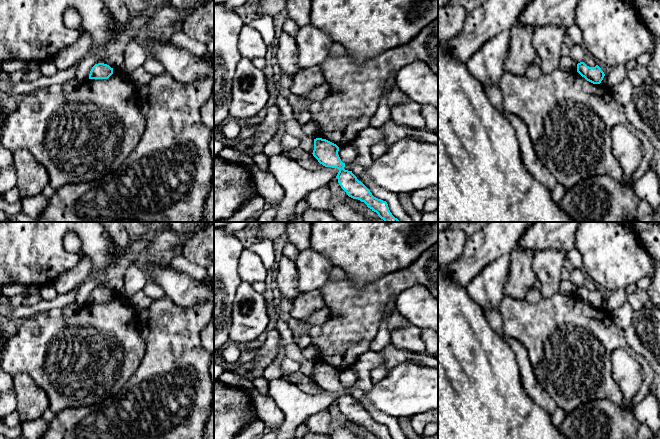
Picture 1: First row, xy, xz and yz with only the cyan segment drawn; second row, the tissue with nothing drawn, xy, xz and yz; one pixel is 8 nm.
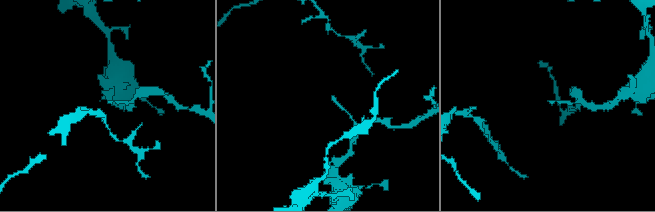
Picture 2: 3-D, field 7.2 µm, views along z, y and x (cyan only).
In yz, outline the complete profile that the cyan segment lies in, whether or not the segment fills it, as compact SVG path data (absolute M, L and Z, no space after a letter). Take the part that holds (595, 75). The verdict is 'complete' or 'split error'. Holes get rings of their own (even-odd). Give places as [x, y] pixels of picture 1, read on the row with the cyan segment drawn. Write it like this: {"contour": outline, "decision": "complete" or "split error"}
{"contour": "M584 62L577 64L577 72L593 84L600 84L605 76L604 72L598 65L595 67L589 67Z", "decision": "complete"}

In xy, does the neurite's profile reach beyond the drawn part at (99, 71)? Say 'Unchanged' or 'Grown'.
Unchanged

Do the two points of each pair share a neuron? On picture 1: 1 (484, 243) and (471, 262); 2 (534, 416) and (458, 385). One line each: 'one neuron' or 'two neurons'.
1: one neuron
2: one neuron

